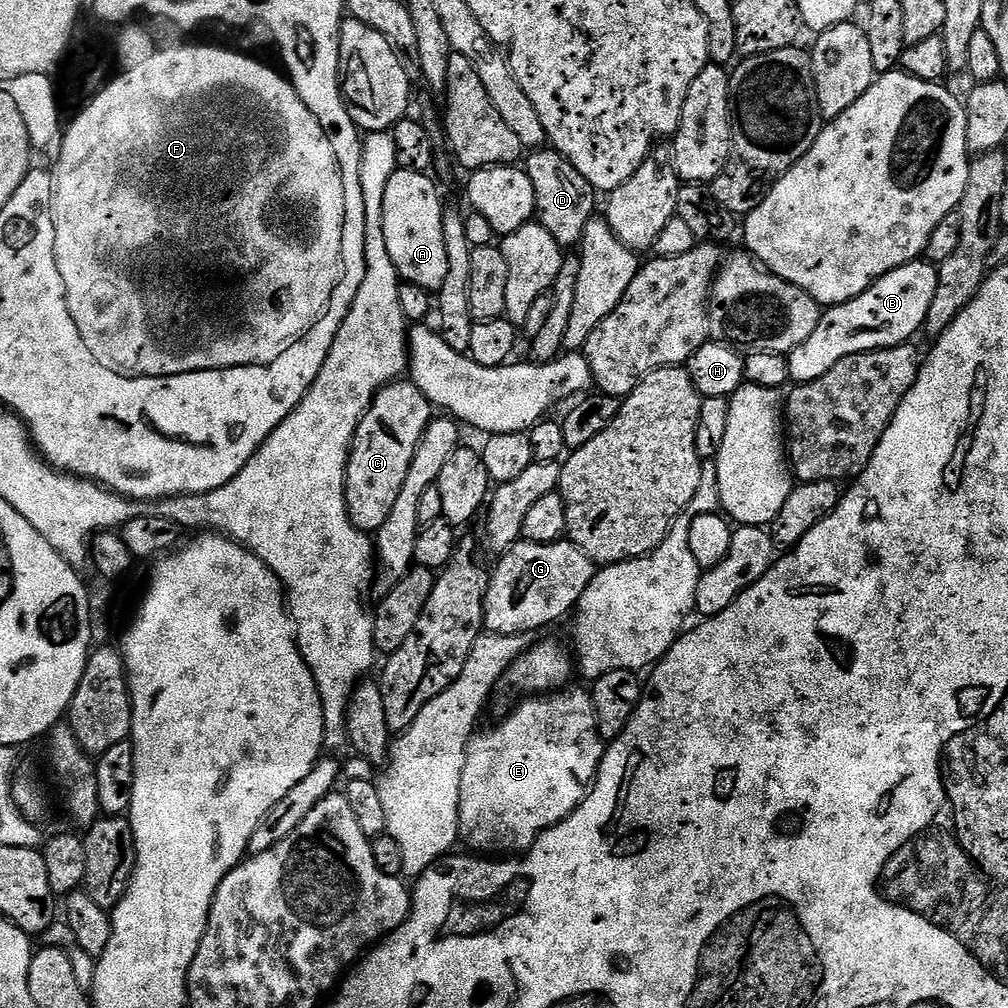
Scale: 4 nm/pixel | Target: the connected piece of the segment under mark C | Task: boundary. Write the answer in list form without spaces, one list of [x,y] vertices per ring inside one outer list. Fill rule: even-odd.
[[[404,378],[387,384],[372,399],[372,404],[356,427],[344,475],[346,506],[352,524],[359,532],[374,534],[382,522],[386,522],[402,490],[402,482],[406,482],[410,458],[414,458],[414,450],[418,450],[418,442],[433,418],[432,403],[414,382]]]

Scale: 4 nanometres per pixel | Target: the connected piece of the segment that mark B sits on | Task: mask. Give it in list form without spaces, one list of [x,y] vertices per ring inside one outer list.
[[[921,258],[890,270],[865,292],[858,294],[858,298],[845,304],[831,305],[821,315],[814,334],[810,334],[802,346],[787,353],[791,379],[796,384],[814,382],[814,378],[822,378],[830,366],[842,362],[842,358],[850,354],[909,343],[912,335],[923,329],[926,314],[930,314],[930,302],[934,302],[937,290],[937,265]]]

